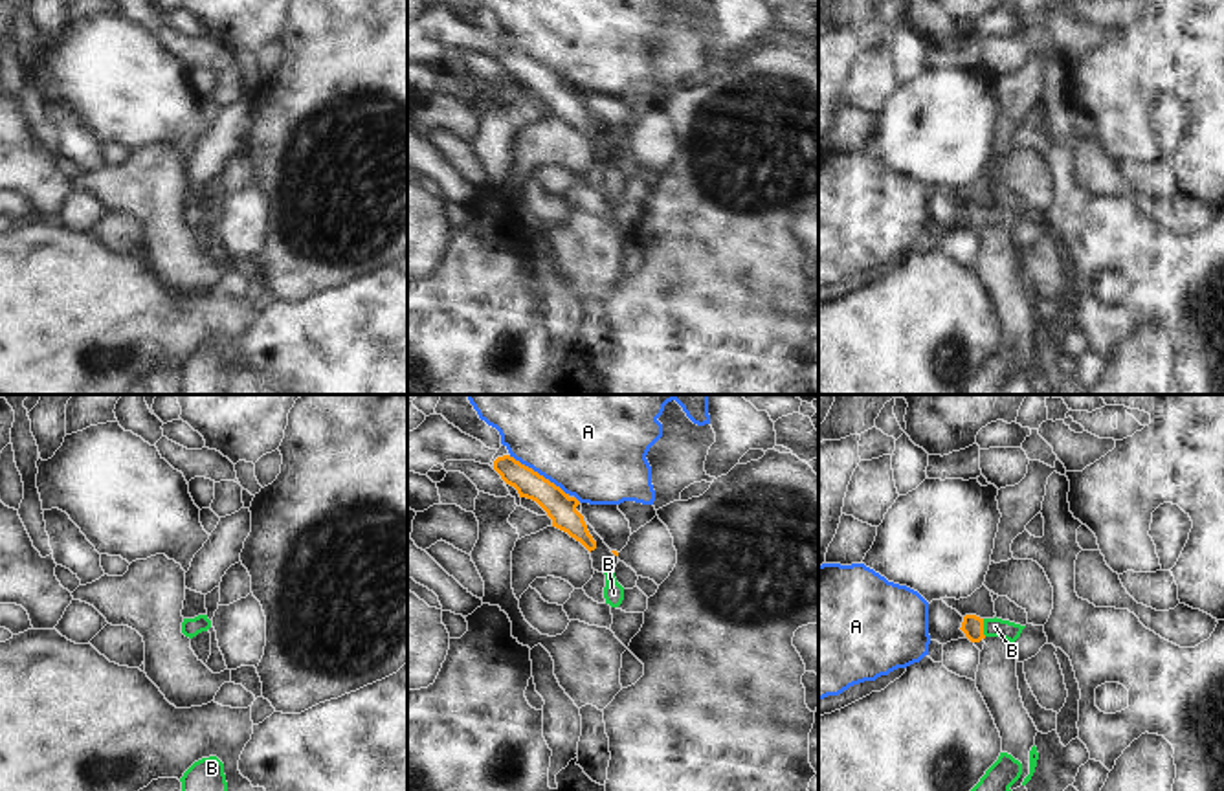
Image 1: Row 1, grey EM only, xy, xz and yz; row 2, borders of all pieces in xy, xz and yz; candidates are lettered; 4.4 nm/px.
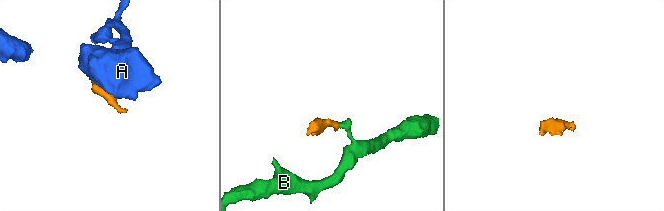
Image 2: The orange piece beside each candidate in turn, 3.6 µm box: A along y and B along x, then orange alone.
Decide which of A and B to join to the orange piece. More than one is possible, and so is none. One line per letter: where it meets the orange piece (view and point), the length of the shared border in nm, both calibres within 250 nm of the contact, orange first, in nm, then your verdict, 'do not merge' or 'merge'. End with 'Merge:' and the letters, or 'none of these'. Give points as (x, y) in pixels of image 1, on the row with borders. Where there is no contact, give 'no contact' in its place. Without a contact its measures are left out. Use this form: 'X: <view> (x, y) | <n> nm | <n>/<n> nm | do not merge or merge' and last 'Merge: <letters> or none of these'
A: xz (538, 474) | 320 nm | 130/500 nm | do not merge
B: yz (982, 628) | 80 nm | 100/80 nm | merge
Merge: B

